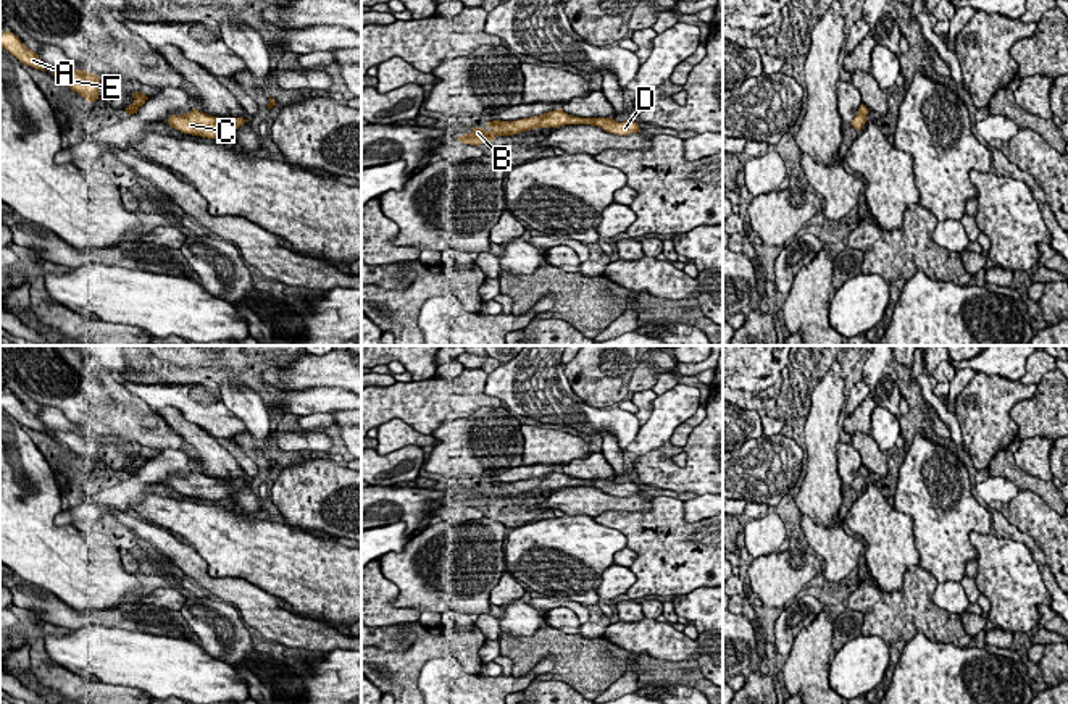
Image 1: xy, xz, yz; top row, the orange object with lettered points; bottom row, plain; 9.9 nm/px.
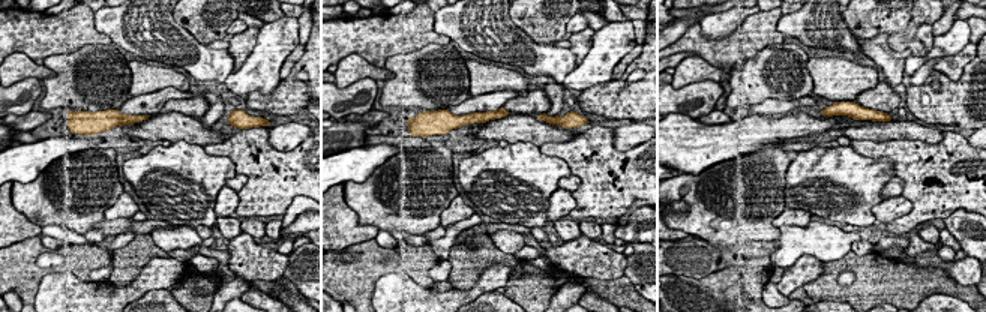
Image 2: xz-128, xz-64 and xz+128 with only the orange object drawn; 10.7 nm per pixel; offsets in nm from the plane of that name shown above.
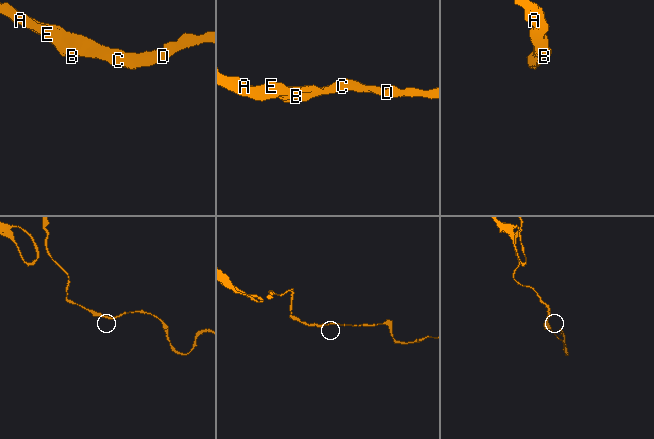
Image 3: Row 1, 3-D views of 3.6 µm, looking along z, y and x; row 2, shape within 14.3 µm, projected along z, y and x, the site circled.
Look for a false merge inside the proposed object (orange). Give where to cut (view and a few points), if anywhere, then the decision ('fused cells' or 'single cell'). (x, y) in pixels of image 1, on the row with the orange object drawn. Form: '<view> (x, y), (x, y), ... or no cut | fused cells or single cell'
no cut | single cell

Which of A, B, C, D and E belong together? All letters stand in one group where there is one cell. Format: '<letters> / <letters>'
A B C D E

